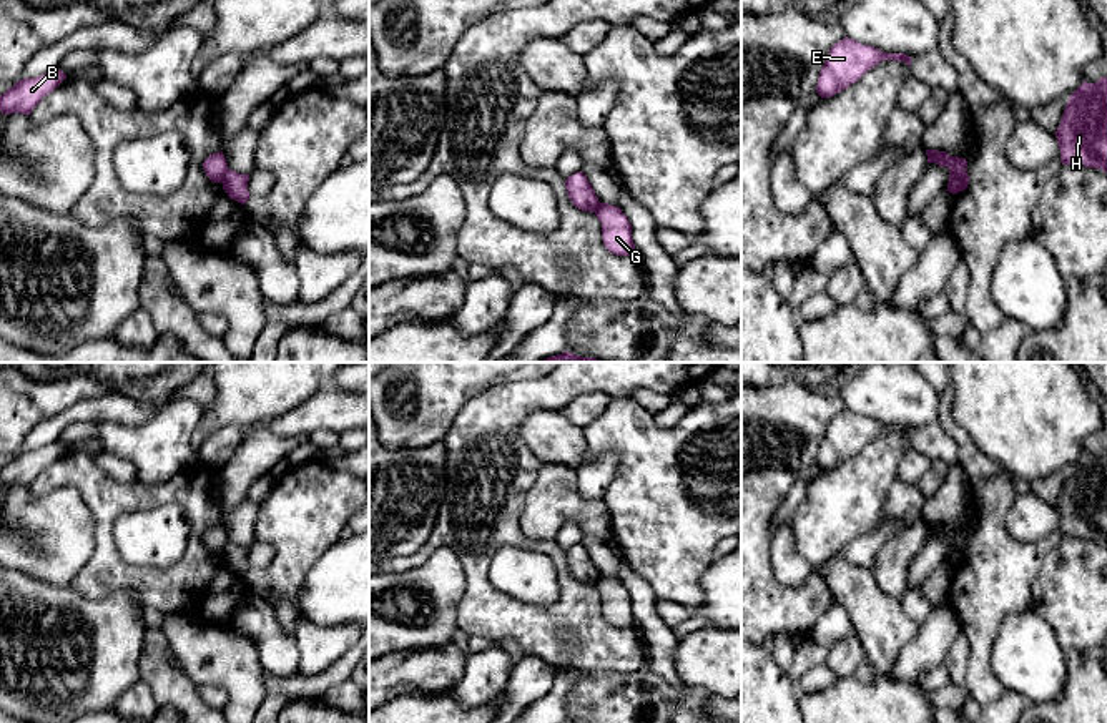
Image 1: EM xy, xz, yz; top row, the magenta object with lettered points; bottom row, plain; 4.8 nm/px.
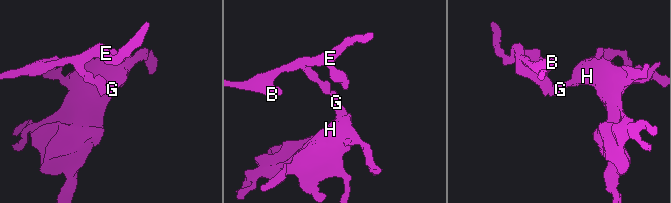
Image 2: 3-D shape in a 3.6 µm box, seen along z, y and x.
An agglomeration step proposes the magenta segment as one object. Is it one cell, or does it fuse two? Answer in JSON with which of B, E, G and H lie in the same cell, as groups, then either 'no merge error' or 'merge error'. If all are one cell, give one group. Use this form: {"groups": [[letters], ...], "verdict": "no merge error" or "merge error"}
{"groups": [["B", "E"], ["G", "H"]], "verdict": "merge error"}

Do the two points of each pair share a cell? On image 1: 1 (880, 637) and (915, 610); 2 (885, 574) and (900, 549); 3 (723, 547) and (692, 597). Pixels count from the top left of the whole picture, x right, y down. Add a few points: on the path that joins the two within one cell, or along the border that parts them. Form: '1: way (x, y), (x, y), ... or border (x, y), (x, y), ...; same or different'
1: border (900, 600), (905, 612), (920, 627); different
2: way (890, 567), (896, 555); same
3: border (723, 537), (715, 547), (713, 557); different

